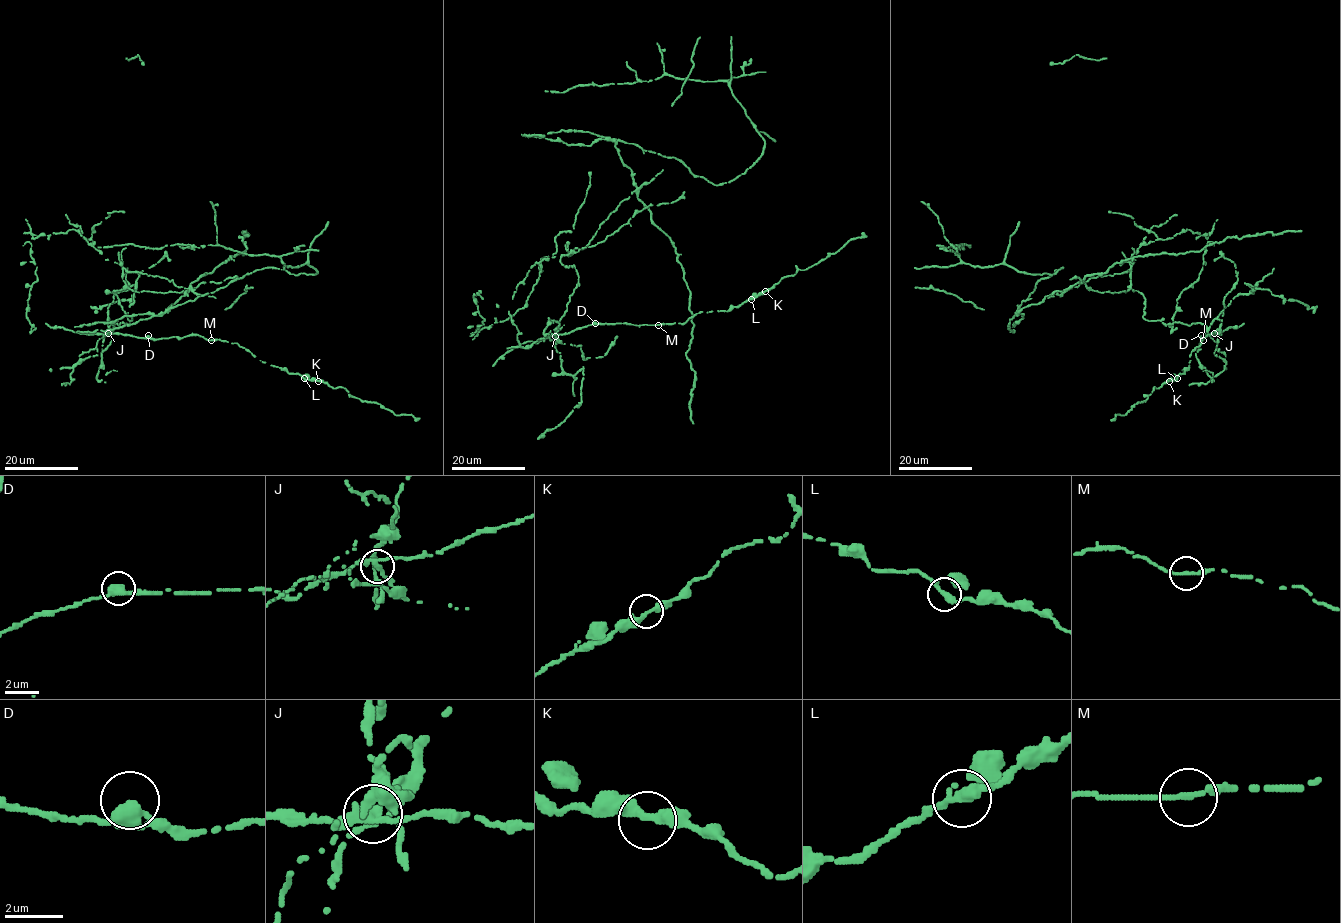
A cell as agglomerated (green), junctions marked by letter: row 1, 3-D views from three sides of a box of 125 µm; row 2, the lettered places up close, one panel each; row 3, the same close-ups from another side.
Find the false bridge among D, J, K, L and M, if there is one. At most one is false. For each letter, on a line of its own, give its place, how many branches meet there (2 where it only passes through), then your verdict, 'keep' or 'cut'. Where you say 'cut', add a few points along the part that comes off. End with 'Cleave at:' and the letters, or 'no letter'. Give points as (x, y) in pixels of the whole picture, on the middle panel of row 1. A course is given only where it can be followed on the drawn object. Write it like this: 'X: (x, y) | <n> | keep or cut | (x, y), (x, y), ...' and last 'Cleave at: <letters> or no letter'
D: (595, 323) | 2 | keep
J: (555, 336) | 3 | cut | (555, 336), (578, 283), (561, 257), (647, 206), (617, 141), (715, 185), (765, 141), (727, 81), (545, 90)
K: (765, 291) | 2 | keep
L: (751, 299) | 3 | keep
M: (658, 325) | 2 | keep
Cleave at: J

